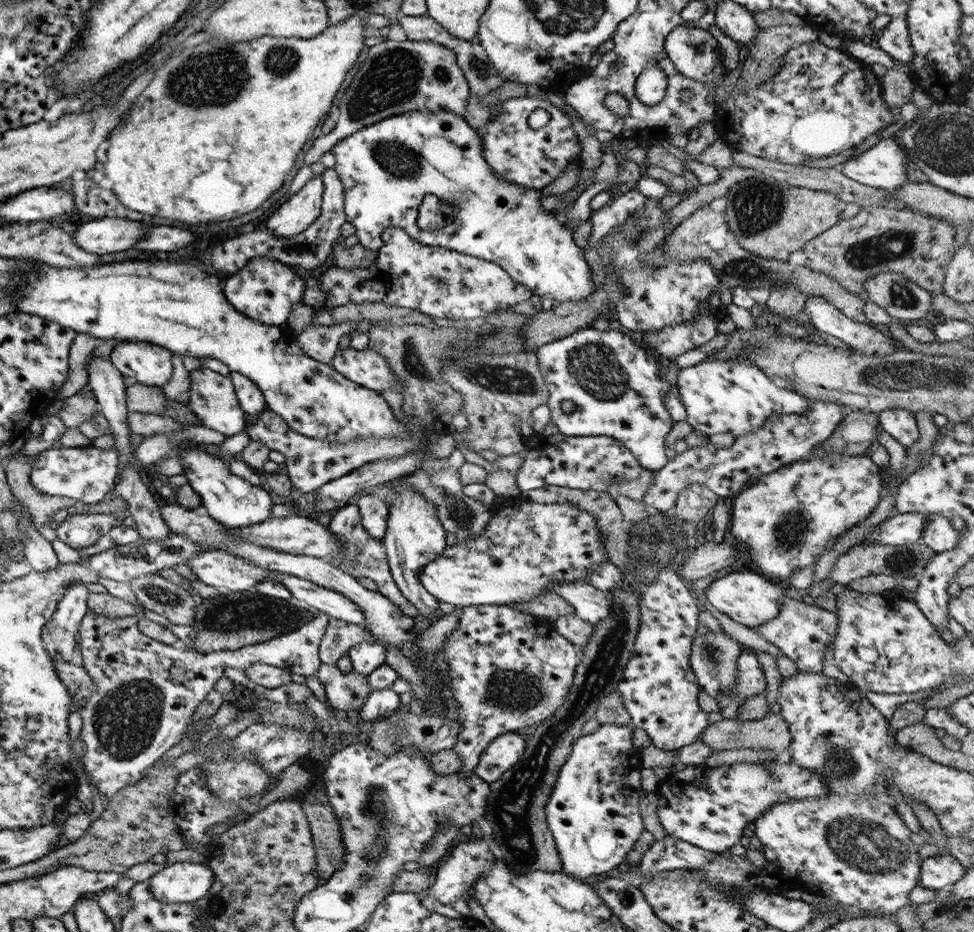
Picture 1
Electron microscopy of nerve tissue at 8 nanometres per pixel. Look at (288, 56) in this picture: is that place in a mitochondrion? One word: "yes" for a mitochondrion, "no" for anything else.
yes

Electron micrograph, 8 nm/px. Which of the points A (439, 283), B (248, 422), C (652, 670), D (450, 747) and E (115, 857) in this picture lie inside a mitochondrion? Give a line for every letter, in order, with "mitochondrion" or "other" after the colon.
A: mitochondrion
B: other
C: other
D: other
E: other

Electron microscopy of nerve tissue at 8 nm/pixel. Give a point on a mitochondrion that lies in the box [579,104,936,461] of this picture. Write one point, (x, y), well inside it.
(756, 207)

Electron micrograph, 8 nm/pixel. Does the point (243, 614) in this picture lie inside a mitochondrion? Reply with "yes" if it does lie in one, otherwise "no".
yes

